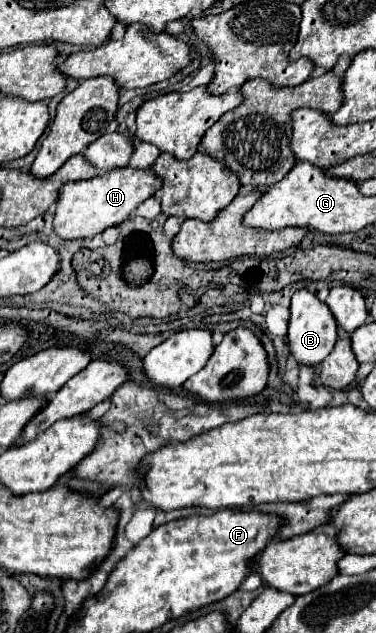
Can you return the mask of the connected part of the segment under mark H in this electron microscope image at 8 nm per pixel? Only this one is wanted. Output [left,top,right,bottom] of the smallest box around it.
[53,167,161,241]

